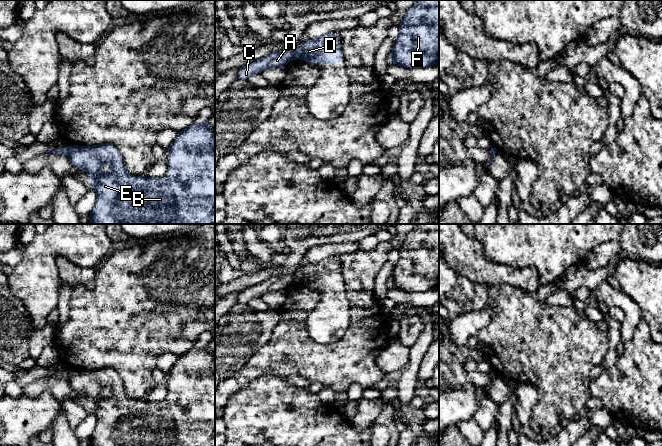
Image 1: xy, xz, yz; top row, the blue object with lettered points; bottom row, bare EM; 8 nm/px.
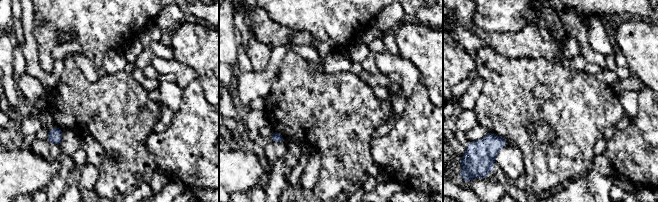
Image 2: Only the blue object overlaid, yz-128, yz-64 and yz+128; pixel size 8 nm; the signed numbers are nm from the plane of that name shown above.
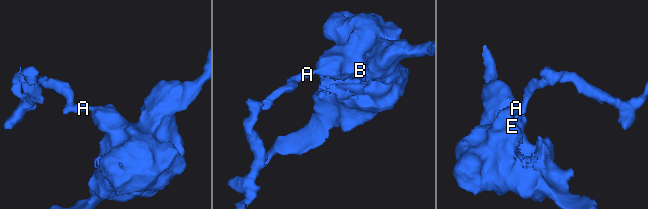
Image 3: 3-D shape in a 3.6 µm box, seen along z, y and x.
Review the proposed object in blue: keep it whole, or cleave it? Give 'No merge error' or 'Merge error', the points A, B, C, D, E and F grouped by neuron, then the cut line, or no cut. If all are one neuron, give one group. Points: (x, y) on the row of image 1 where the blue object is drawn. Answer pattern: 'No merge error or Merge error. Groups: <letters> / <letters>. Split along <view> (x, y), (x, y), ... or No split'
Merge error. Groups: A C / B D E F. Split along xz (292, 52), (294, 58)

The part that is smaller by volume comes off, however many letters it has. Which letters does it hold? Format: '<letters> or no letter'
A, C

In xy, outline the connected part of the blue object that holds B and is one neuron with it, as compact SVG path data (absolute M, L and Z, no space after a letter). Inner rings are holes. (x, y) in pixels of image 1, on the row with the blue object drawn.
M208 120L203 124L192 123L187 129L178 131L168 148L168 173L161 178L128 174L120 152L110 142L94 147L72 145L68 157L74 168L88 171L88 183L97 193L89 224L215 224L215 137ZM104 163L111 166L110 173L102 171Z

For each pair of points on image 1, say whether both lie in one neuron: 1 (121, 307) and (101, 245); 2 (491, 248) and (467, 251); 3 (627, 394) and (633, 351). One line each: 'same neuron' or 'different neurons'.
1: different neurons
2: different neurons
3: same neuron

